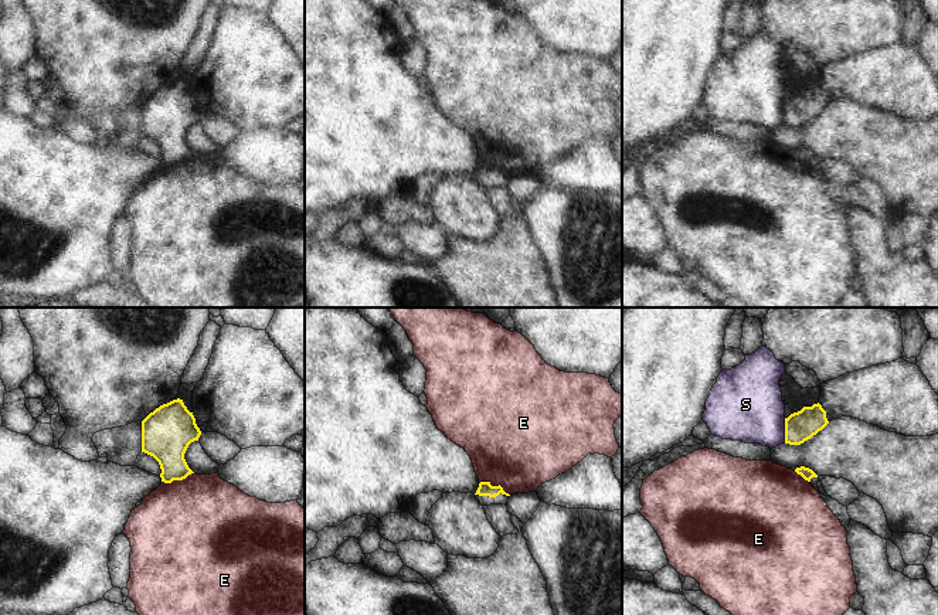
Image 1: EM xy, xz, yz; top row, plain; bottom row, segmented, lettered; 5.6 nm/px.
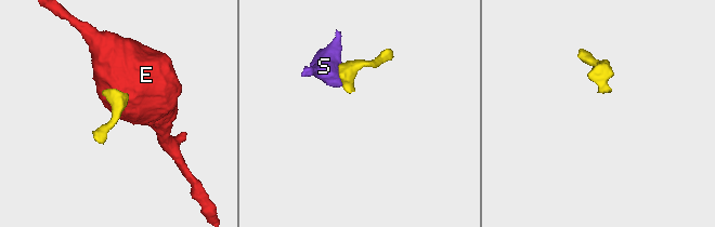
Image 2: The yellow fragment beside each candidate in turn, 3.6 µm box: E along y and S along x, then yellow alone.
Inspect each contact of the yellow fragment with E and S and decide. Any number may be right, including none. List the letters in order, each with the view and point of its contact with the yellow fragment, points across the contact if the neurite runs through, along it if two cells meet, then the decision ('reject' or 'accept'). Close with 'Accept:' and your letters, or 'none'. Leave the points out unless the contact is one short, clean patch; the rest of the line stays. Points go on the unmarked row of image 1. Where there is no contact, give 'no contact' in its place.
E: contact xz (495, 169); border xz (479, 165), (499, 167), (509, 177); reject
S: contact yz (785, 114); border yz (784, 101), (785, 125); reject
Accept: none

